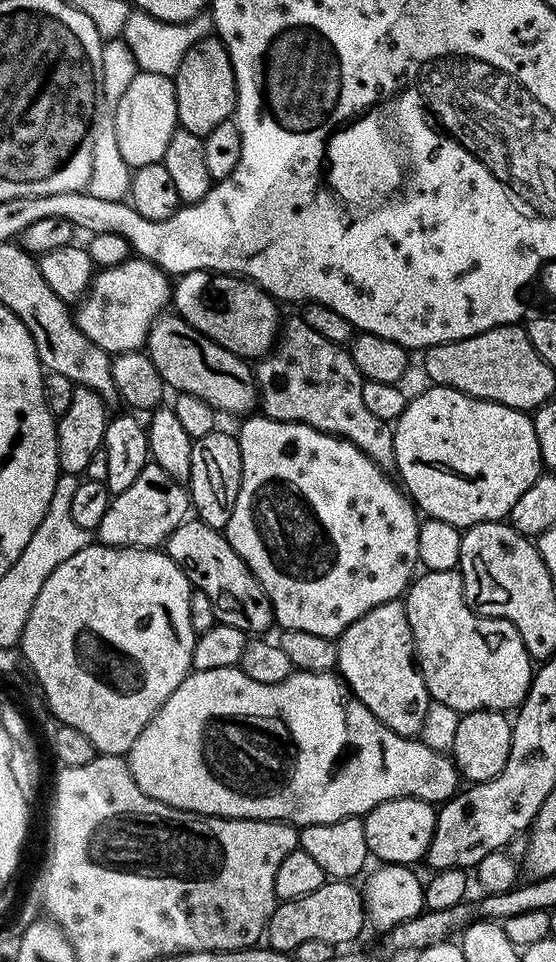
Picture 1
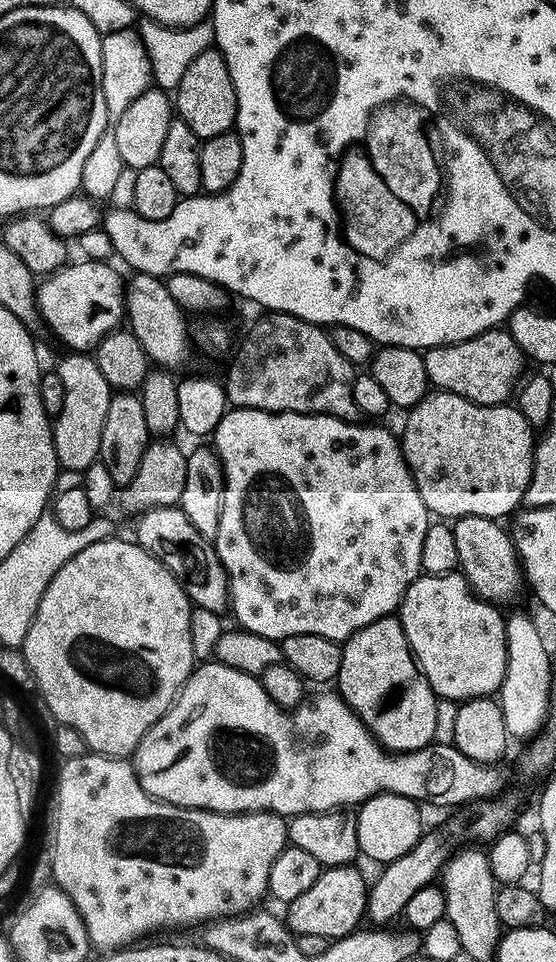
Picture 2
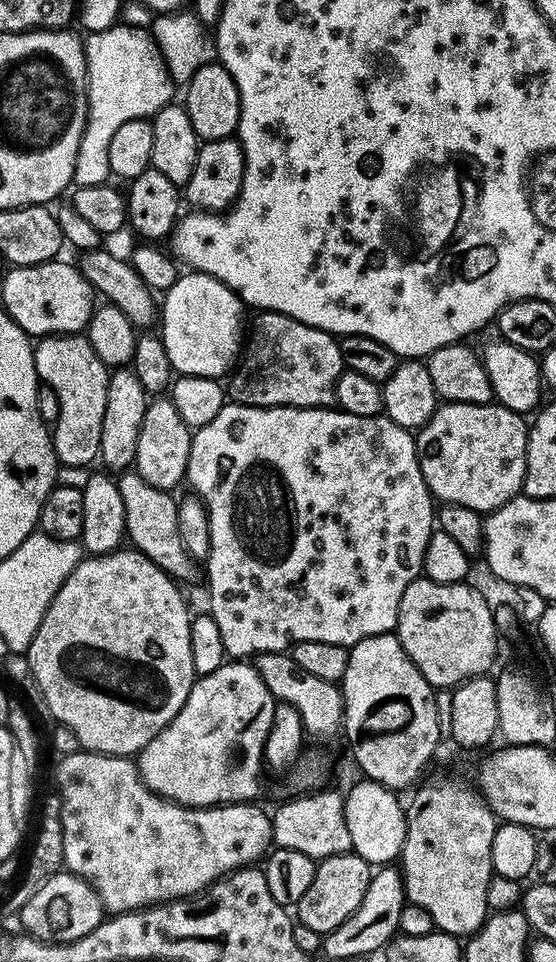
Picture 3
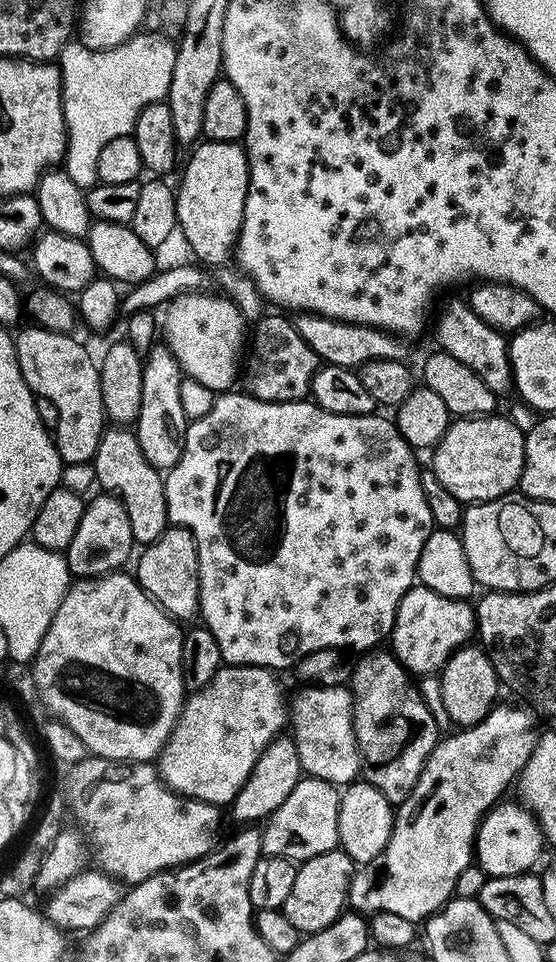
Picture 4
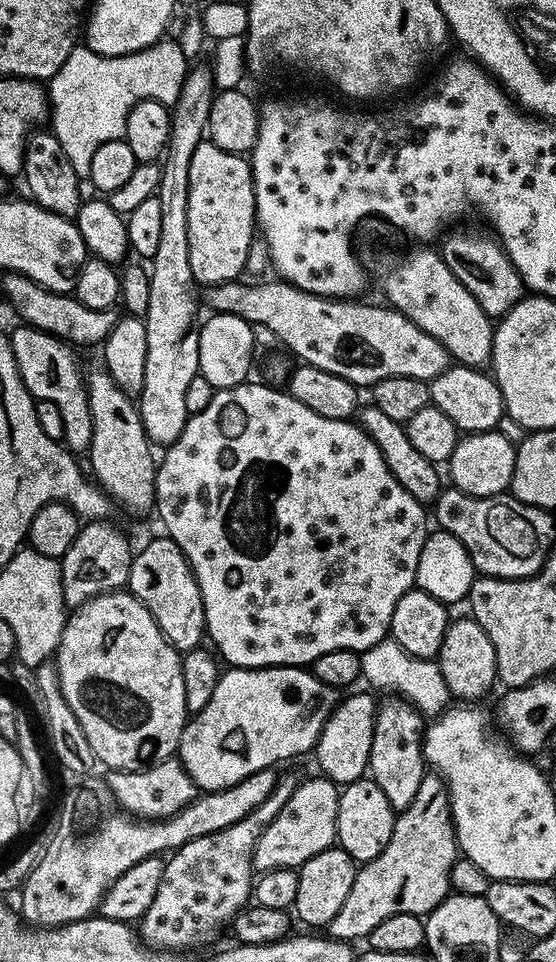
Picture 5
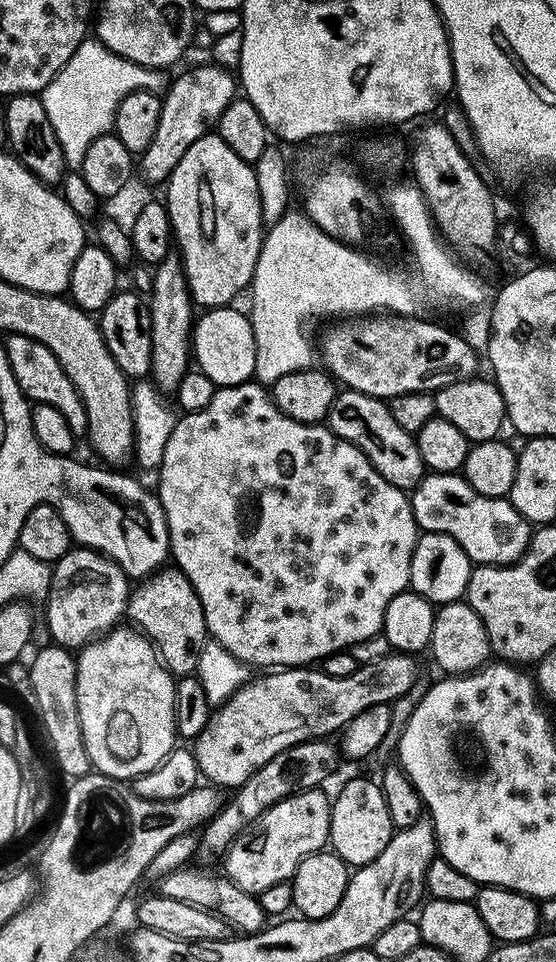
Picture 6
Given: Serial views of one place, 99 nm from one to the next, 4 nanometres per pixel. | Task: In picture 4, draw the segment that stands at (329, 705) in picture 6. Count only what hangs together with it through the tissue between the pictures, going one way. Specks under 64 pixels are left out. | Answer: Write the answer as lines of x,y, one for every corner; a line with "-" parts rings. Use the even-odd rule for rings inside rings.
229,663
225,666
209,684
201,684
188,697
188,706
176,721
175,729
169,734
160,746
159,752
154,756
154,771
157,780
165,791
171,792
173,795
189,800
204,800
212,804
222,804
225,806
231,805
232,801
238,798
238,794
245,789
245,785
250,780
251,774
254,772
254,766
259,760
260,753
267,747
270,740
277,735
276,727
280,724
280,708
282,710
282,692
272,681
272,676
267,667
259,664
234,664

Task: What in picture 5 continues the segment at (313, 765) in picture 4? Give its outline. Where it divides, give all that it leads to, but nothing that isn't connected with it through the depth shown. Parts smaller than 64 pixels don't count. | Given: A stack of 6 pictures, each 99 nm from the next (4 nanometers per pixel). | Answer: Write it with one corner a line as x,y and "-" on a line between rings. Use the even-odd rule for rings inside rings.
371,691
360,692
357,696
345,695
337,704
335,712
329,716
320,735
320,741
316,743
314,757
316,764
321,768
323,775
337,786
343,786
361,779
369,771
368,759
370,758
370,746
374,742
374,722
376,721
376,709
378,700
371,696

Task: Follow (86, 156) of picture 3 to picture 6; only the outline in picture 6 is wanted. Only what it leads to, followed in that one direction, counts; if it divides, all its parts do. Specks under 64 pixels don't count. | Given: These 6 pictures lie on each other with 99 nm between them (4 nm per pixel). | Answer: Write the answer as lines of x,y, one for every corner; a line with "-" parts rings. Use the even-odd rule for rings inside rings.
89,38
74,50
74,58
66,62
66,66
44,88
42,99
46,115
54,126
58,142
62,146
67,167
78,170
82,166
82,158
86,158
86,150
90,150
90,142
94,138
109,135
116,123
116,111
131,92
159,93
165,87
161,73
154,68
143,68
118,54
114,54
101,40

